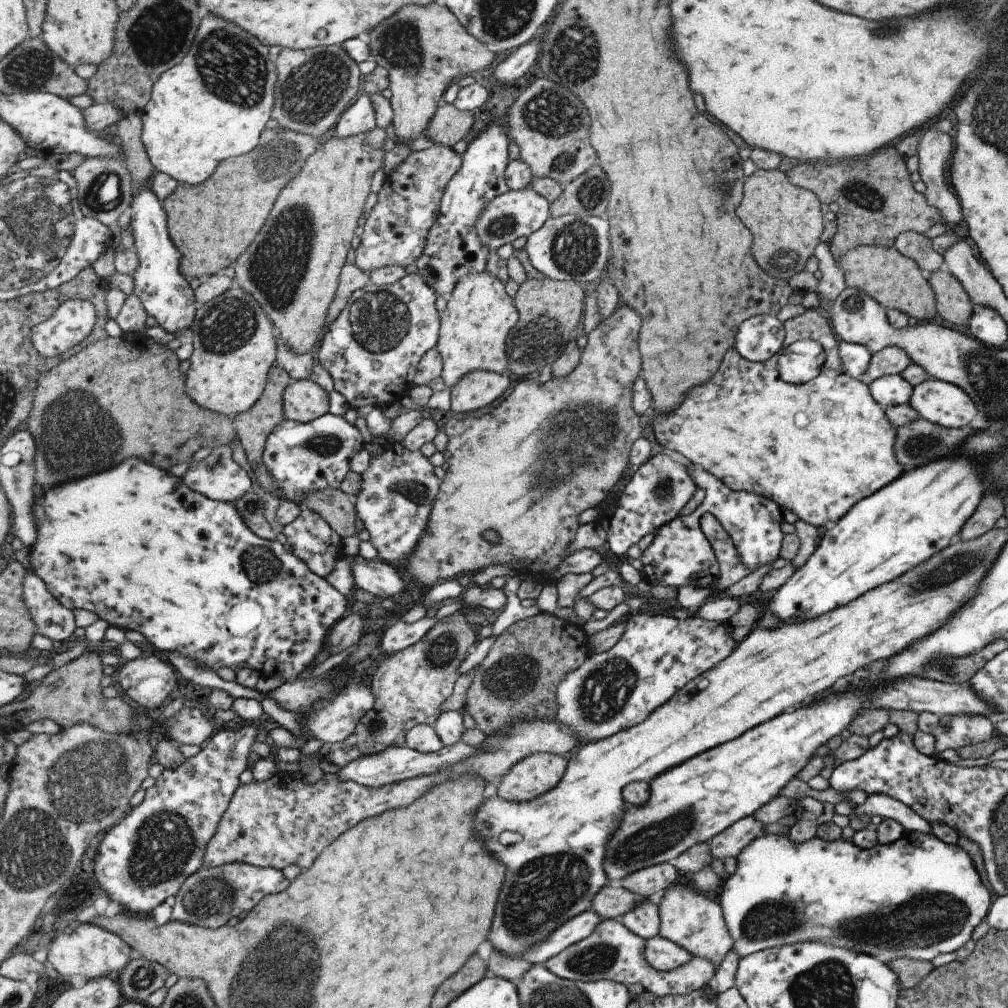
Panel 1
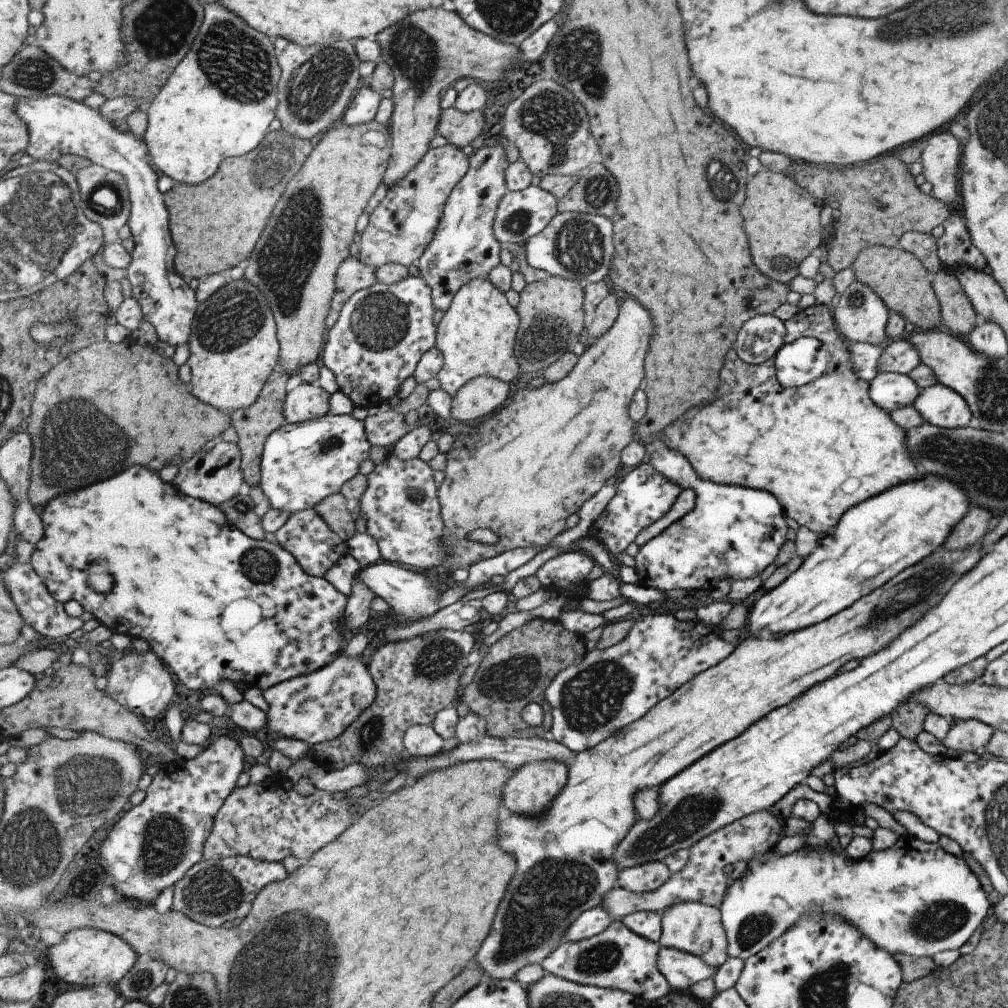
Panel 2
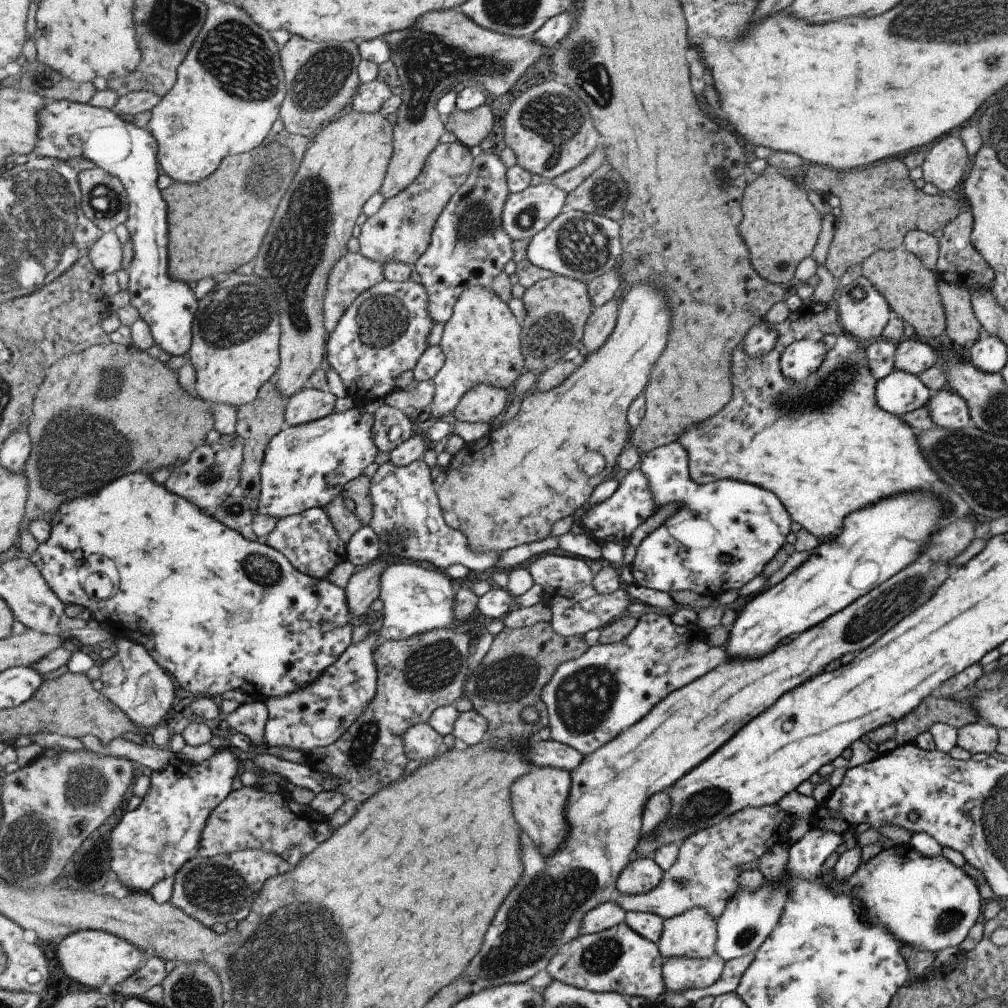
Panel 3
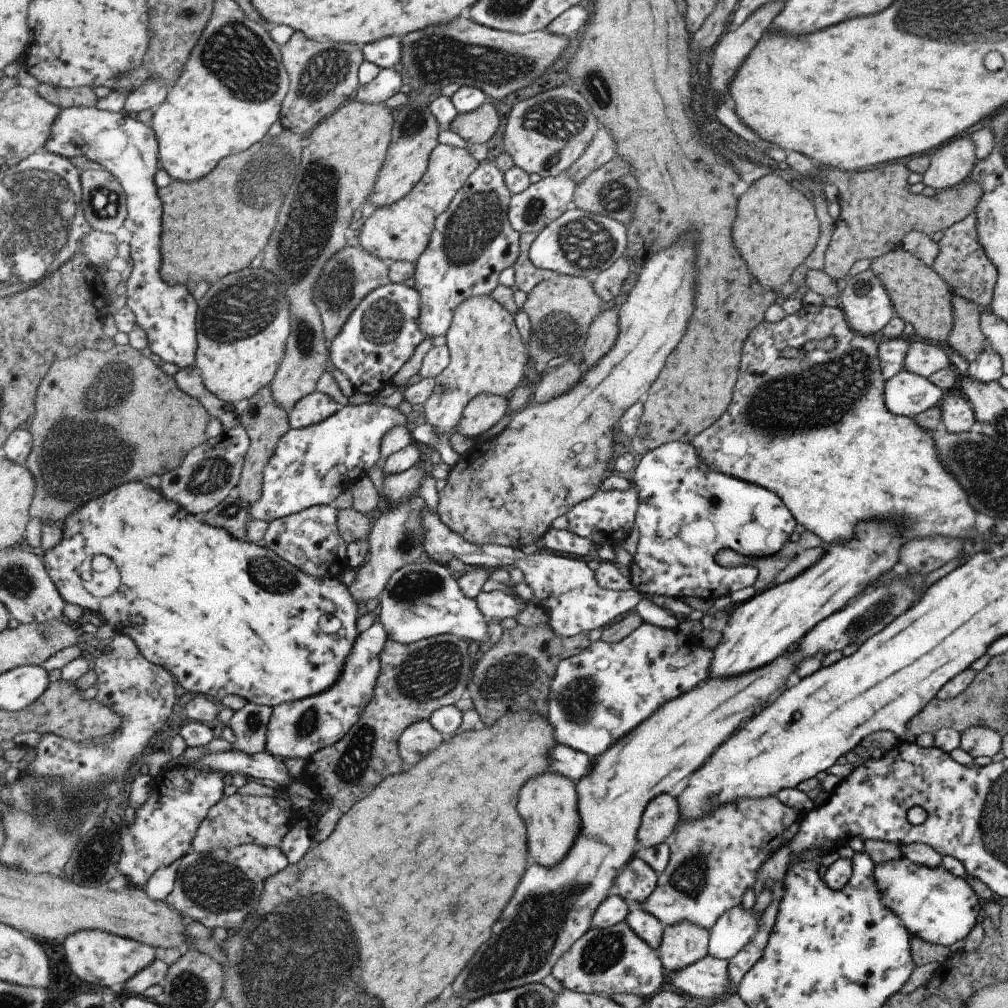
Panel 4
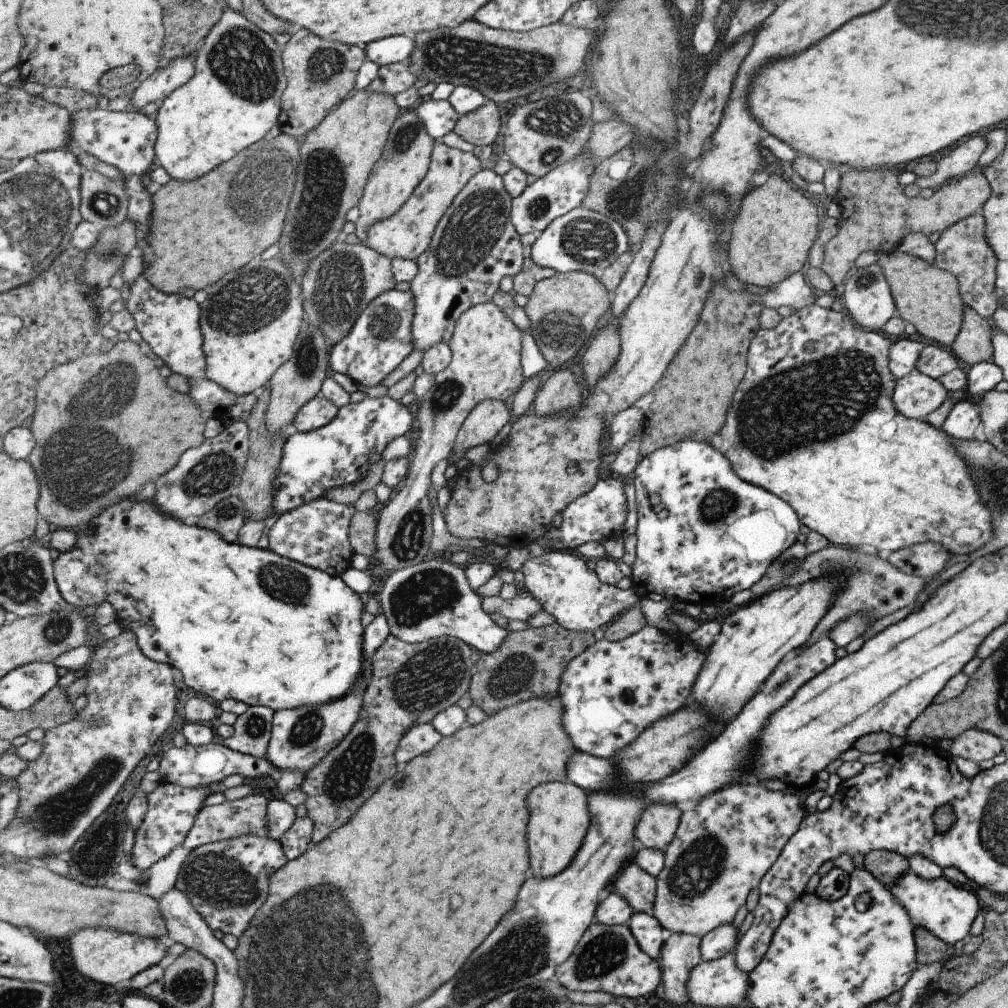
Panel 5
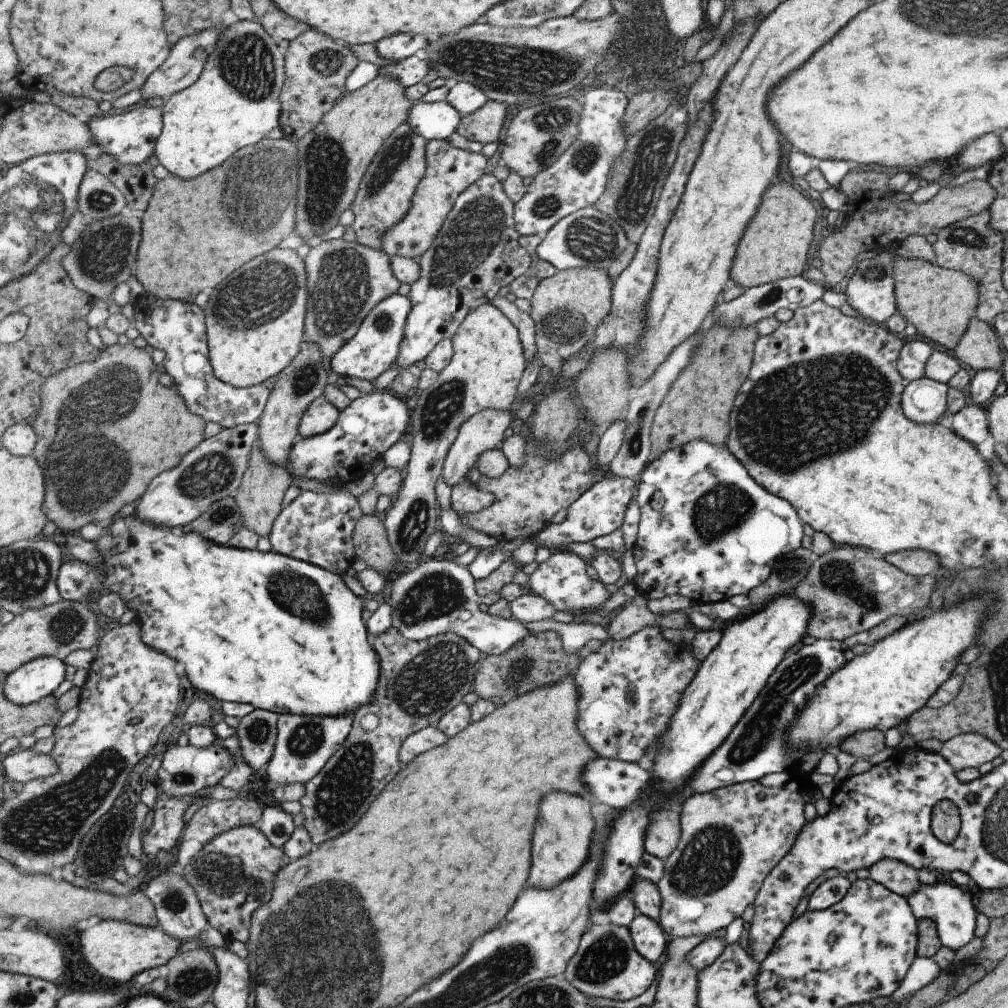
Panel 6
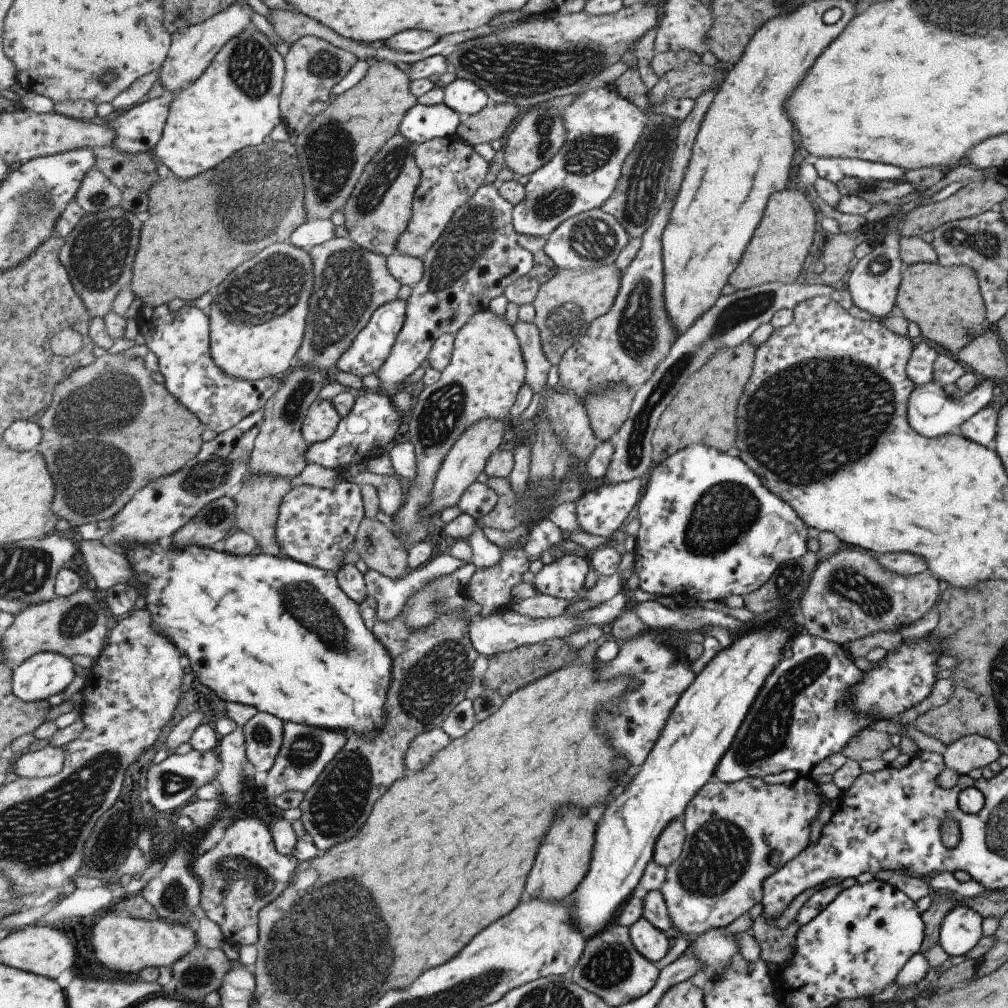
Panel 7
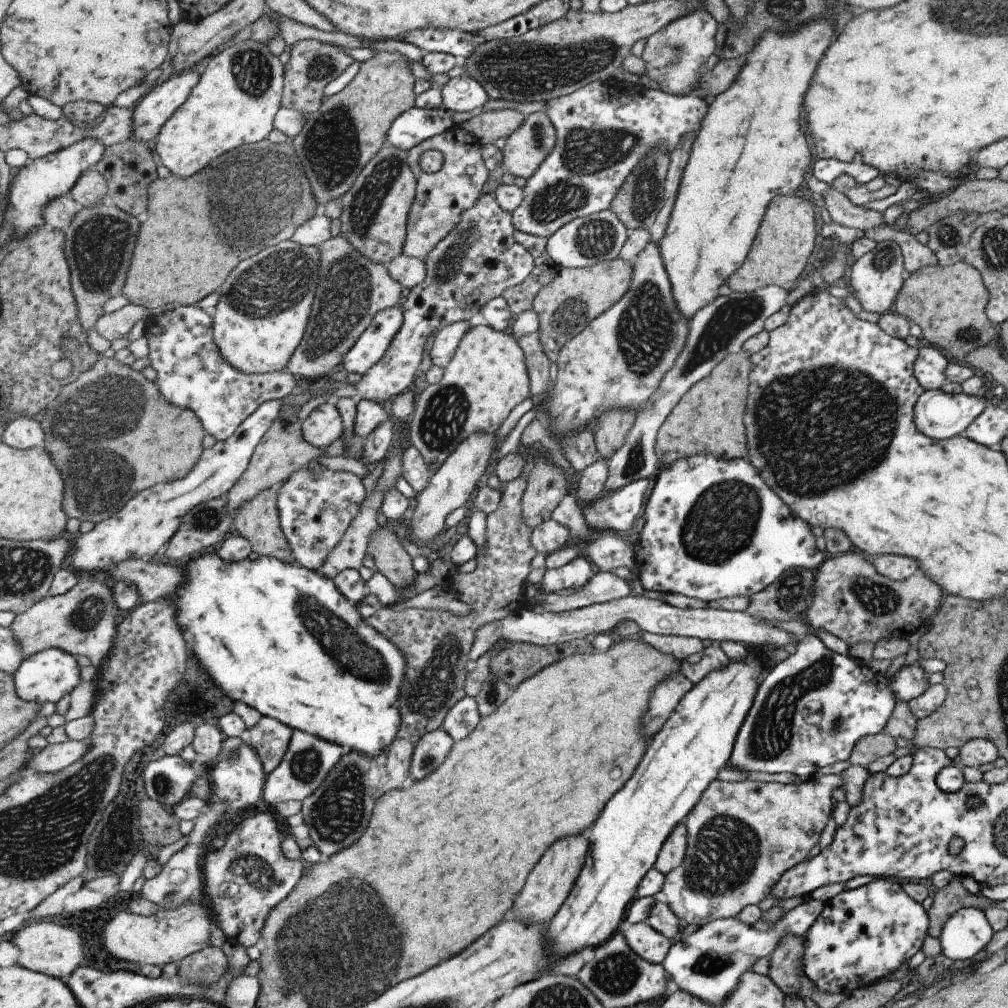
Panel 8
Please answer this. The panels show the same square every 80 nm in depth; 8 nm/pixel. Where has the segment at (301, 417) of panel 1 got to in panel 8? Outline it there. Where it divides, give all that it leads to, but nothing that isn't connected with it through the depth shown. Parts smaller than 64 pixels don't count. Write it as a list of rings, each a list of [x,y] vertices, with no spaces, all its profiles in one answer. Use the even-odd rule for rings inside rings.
[[[331,400],[311,411],[310,415],[302,423],[303,437],[311,446],[319,449],[327,449],[342,440],[346,428],[343,418]]]

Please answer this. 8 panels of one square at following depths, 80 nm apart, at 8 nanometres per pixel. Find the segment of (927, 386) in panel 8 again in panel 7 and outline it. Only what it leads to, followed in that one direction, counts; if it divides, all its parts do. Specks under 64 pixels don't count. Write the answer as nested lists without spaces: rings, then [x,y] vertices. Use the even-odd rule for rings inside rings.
[[[918,340],[917,344],[913,345],[906,360],[905,372],[914,386],[934,382],[932,366],[937,355],[937,352],[925,342]]]

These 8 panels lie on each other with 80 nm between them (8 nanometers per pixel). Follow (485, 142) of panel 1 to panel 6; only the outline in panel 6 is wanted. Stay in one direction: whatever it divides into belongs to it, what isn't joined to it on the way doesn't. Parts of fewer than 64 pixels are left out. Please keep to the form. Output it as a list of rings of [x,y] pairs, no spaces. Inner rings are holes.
[[[494,173],[484,174],[471,188],[462,192],[433,246],[419,258],[422,273],[408,294],[413,303],[412,311],[406,324],[398,361],[393,367],[401,369],[412,364],[420,366],[442,340],[452,339],[458,333],[470,311],[486,303],[493,303],[502,288],[509,288],[516,278],[530,269],[533,256],[520,242],[521,234],[516,229],[514,219],[514,203]]]

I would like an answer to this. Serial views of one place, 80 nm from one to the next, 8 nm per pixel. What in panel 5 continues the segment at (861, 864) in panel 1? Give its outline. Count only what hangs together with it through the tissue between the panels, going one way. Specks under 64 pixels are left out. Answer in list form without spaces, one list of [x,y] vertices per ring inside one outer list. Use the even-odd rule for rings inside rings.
[[[907,869],[887,886],[894,899],[905,909],[913,928],[925,929],[947,946],[959,947],[968,938],[969,926],[980,906],[977,897],[947,877],[923,879]],[[725,923],[710,930],[700,940],[700,960],[718,959],[734,950],[738,928],[733,923]]]

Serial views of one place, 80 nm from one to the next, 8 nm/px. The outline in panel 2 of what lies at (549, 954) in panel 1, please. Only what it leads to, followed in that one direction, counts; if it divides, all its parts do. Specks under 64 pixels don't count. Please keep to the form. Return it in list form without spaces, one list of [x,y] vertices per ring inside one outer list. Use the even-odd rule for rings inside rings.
[[[600,906],[586,911],[575,923],[567,930],[566,942],[578,942],[588,940],[591,936],[599,934],[606,930],[607,926],[616,919],[603,910]]]

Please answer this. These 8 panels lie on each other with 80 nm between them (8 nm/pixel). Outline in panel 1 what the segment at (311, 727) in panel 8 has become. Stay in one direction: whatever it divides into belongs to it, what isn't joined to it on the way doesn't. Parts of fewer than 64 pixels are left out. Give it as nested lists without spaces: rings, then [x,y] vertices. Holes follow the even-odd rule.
[[[129,458],[111,470],[91,474],[87,478],[79,478],[67,482],[63,486],[55,486],[49,492],[41,492],[35,501],[33,514],[37,518],[39,534],[37,544],[29,548],[30,569],[46,583],[48,590],[63,604],[76,612],[85,609],[105,620],[110,626],[121,630],[131,630],[144,635],[160,652],[181,652],[189,658],[196,658],[205,668],[219,670],[231,668],[234,672],[245,667],[259,672],[261,678],[275,678],[291,681],[306,676],[314,666],[326,656],[331,631],[350,612],[351,600],[334,588],[325,577],[315,574],[310,567],[293,552],[287,552],[281,542],[259,538],[247,526],[241,512],[237,512],[235,504],[211,500],[193,488],[189,488],[183,477],[177,478],[167,470],[161,470],[141,458]]]

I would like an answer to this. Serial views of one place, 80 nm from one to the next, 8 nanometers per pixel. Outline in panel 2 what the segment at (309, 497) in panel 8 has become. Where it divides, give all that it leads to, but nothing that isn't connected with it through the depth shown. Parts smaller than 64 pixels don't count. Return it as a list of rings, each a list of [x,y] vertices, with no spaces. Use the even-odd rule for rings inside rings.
[[[314,509],[292,514],[285,522],[285,526],[274,535],[277,544],[283,546],[289,554],[293,554],[299,566],[307,574],[315,577],[326,577],[343,558],[350,554],[350,547],[342,540],[342,536],[334,532],[327,520]]]

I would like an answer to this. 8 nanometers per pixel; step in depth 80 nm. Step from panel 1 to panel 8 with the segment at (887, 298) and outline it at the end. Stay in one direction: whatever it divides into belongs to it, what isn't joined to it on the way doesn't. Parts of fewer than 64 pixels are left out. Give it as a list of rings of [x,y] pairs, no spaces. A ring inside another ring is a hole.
[[[957,262],[950,266],[925,266],[905,274],[904,282],[891,309],[913,322],[921,329],[921,336],[931,346],[940,348],[950,360],[963,364],[963,356],[975,348],[998,343],[998,326],[985,315],[989,292],[983,284],[981,274],[968,266]]]

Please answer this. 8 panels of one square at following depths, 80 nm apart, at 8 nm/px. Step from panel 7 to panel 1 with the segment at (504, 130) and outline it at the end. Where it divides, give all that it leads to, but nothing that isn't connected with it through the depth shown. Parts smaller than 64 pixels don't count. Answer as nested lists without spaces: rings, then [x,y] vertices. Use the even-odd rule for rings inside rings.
[[[445,104],[435,112],[431,126],[425,130],[427,138],[436,144],[453,147],[469,134],[475,124],[475,114],[459,110],[454,104]]]

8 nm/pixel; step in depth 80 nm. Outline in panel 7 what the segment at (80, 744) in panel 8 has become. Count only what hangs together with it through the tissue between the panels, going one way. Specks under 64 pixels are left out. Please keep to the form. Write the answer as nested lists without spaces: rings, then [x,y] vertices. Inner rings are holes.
[[[47,745],[43,750],[23,754],[15,761],[13,777],[46,778],[60,774],[67,760],[65,750],[65,745]]]

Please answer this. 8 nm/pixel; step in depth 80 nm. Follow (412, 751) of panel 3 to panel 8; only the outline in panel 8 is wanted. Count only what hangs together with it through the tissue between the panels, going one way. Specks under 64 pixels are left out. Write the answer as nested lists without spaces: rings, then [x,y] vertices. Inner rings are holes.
[[[442,728],[428,733],[415,748],[411,776],[415,780],[423,780],[431,772],[435,772],[445,762],[447,754],[451,752],[451,748],[455,744],[453,740]]]

